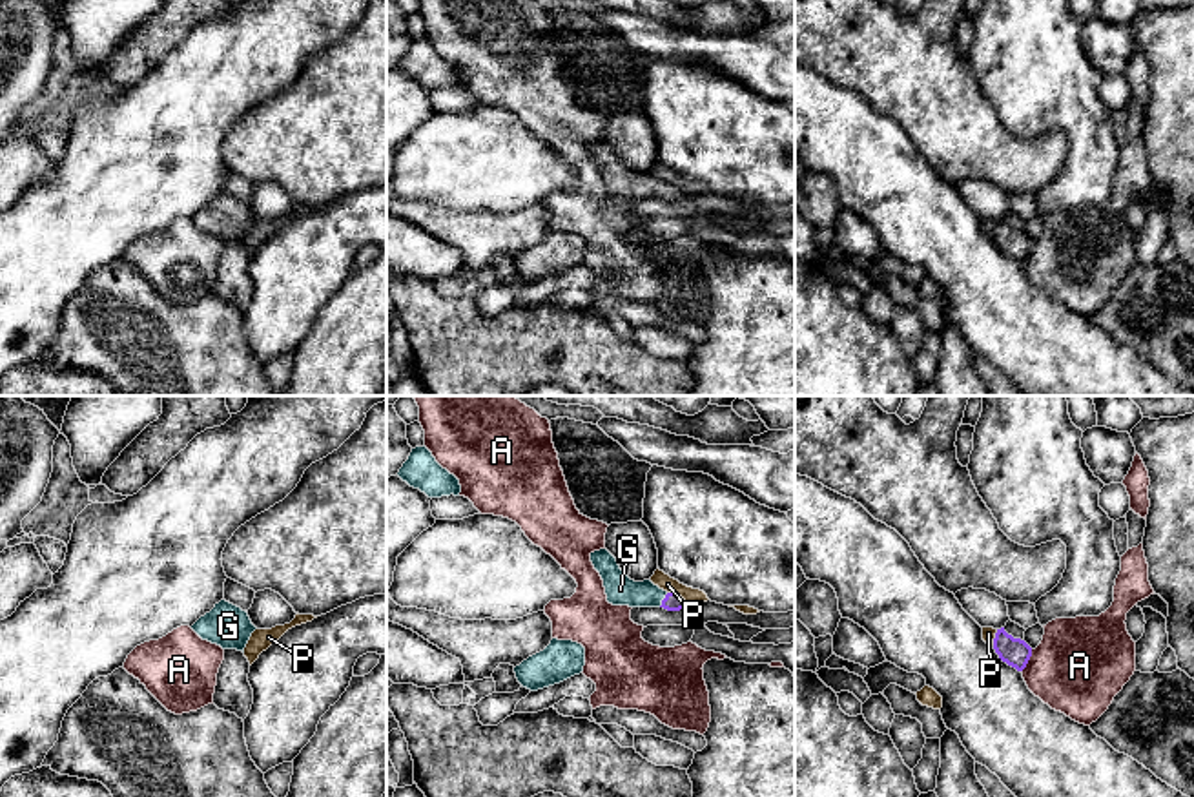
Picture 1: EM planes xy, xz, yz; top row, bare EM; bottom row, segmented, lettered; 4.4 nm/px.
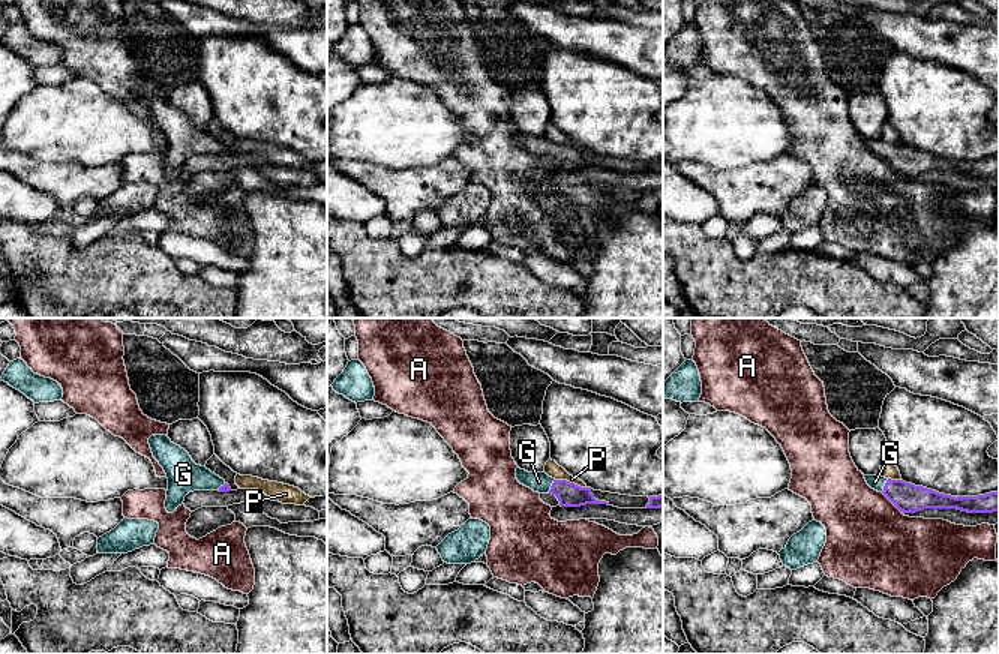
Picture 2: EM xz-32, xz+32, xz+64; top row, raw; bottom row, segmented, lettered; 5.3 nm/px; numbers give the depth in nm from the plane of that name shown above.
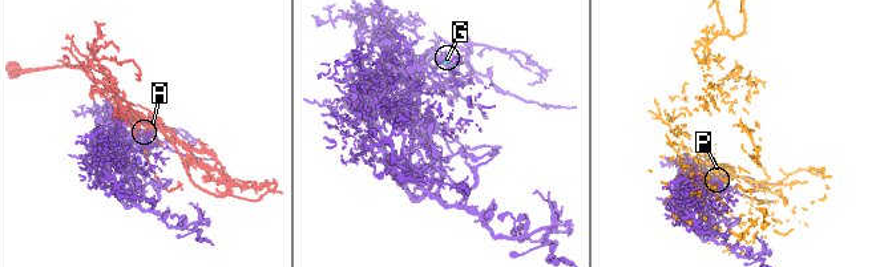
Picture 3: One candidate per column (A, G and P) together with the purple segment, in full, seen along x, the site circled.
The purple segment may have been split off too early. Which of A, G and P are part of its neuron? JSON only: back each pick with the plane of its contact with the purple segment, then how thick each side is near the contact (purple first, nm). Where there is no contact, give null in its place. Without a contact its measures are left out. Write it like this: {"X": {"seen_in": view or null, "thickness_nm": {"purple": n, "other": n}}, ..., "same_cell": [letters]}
{"G": {"seen_in": "xz", "thickness_nm": {"purple": 80, "other": 140}}, "same_cell": ["G"]}

